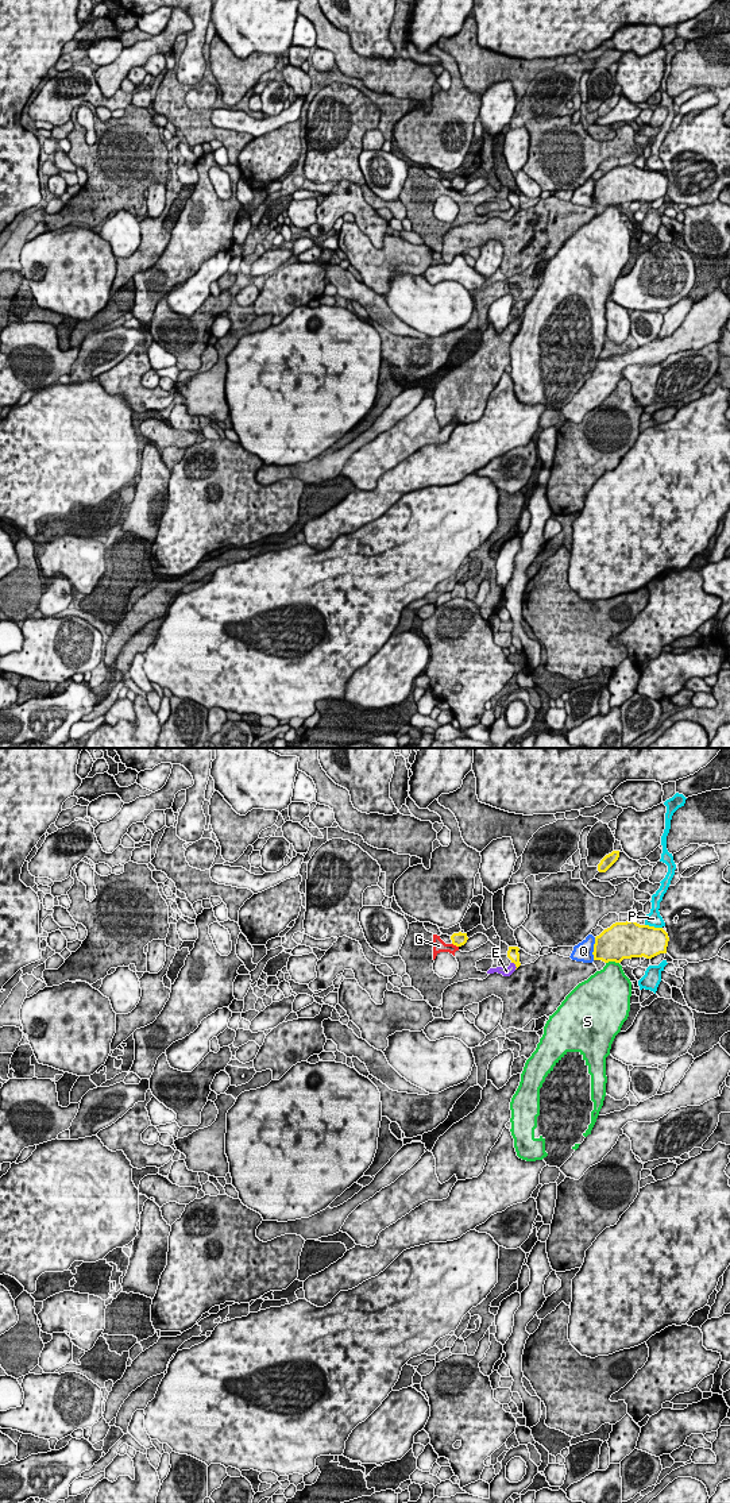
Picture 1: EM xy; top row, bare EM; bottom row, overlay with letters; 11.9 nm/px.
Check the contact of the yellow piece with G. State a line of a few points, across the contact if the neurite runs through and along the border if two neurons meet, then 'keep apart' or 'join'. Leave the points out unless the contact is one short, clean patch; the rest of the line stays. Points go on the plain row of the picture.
line xy (452, 187), (458, 191); keep apart

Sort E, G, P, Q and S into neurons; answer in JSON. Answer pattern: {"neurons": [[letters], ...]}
{"neurons": [["E", "G"], ["P"], ["Q"], ["S"]]}

